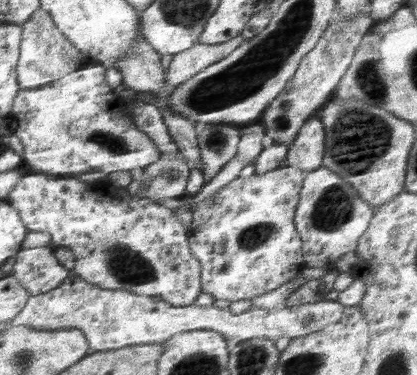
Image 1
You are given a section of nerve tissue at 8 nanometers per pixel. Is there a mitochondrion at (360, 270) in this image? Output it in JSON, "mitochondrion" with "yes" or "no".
{"mitochondrion":"no"}

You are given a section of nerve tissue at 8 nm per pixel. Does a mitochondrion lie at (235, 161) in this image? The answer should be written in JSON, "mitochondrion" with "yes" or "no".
{"mitochondrion":"no"}

